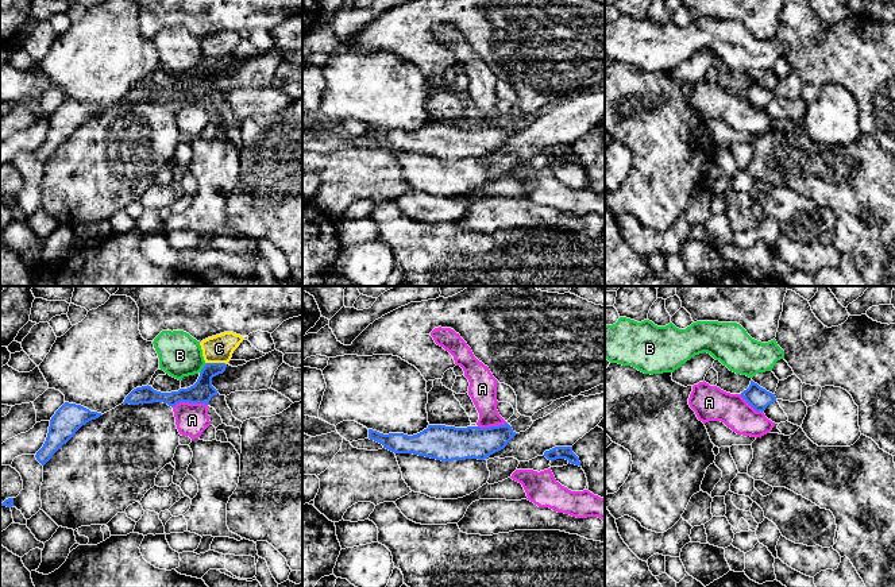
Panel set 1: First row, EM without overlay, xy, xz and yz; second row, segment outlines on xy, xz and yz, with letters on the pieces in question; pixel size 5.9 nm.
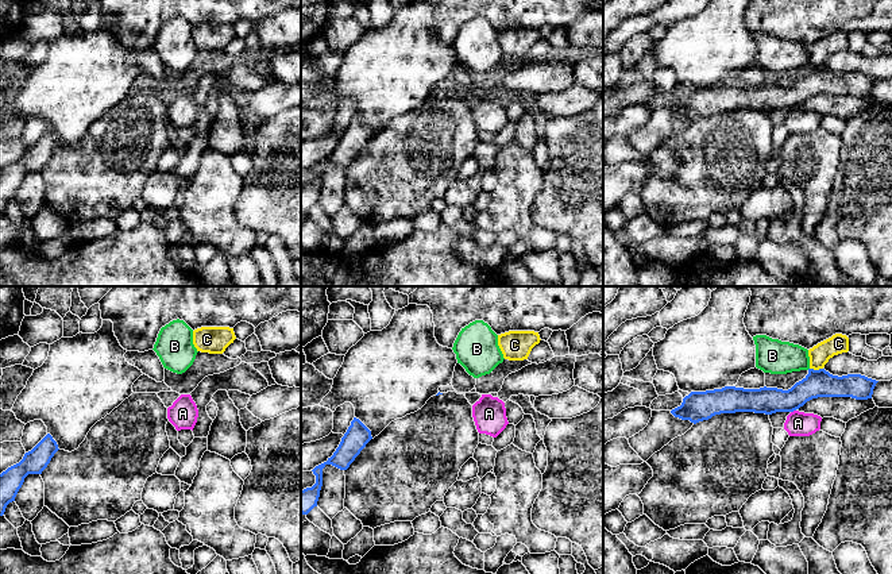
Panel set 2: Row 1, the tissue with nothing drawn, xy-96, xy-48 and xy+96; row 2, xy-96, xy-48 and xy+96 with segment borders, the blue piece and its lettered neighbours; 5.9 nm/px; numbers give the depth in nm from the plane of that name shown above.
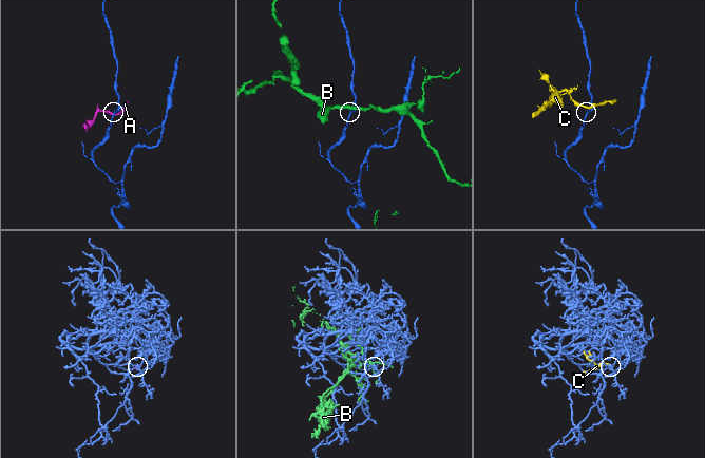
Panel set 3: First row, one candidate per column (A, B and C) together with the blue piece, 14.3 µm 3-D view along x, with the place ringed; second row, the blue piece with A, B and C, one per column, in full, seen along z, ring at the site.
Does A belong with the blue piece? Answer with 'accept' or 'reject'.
reject

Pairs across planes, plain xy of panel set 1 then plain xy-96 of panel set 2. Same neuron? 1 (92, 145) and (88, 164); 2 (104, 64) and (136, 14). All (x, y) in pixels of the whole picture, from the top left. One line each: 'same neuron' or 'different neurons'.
1: same neuron
2: different neurons

